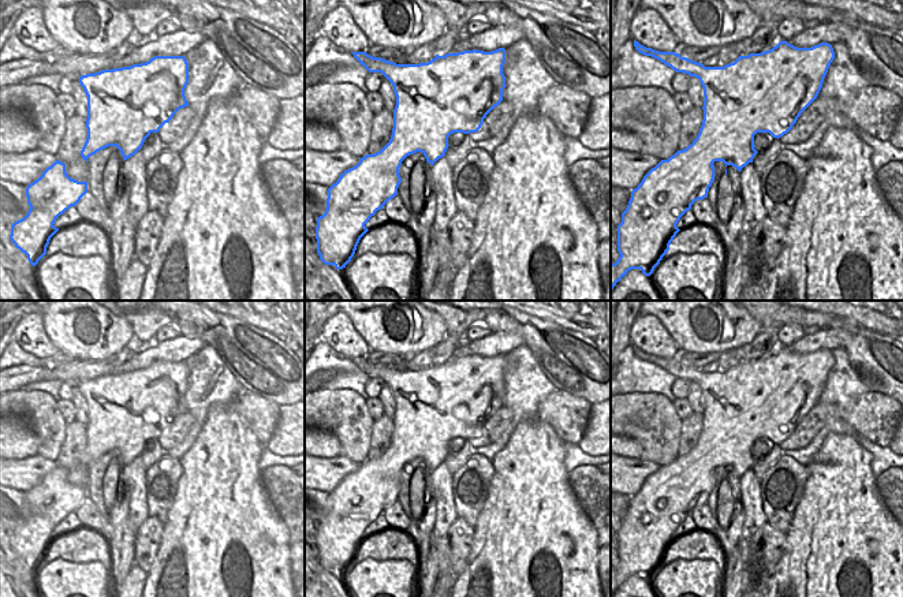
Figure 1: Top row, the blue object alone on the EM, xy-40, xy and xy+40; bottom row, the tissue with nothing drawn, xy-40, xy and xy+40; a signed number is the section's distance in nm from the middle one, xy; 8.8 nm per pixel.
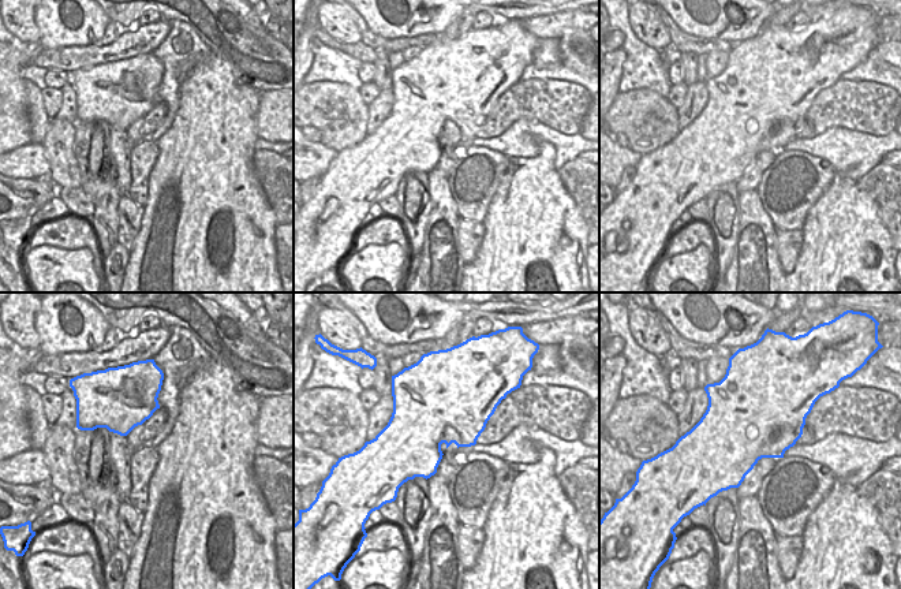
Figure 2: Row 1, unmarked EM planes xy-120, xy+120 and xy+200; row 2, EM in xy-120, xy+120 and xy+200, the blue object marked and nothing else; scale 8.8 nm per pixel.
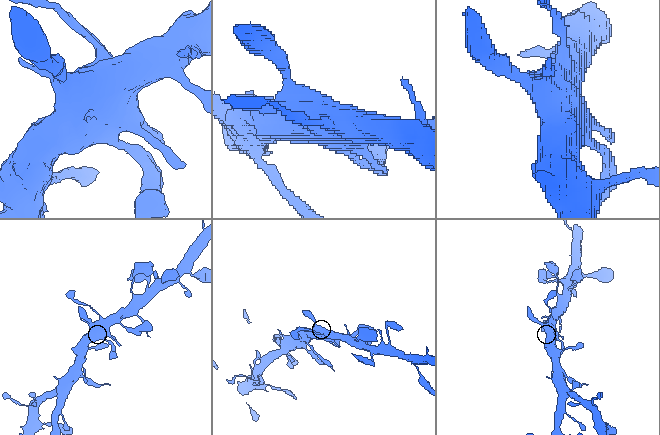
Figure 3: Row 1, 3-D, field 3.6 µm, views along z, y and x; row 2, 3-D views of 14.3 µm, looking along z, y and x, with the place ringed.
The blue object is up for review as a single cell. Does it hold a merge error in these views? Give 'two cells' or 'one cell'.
one cell

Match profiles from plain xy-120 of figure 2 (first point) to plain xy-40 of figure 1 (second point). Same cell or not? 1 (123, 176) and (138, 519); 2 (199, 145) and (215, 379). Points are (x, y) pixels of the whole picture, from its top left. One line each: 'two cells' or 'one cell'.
1: one cell
2: two cells

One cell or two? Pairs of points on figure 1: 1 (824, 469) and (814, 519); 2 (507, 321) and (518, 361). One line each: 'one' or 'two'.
1: one
2: two

